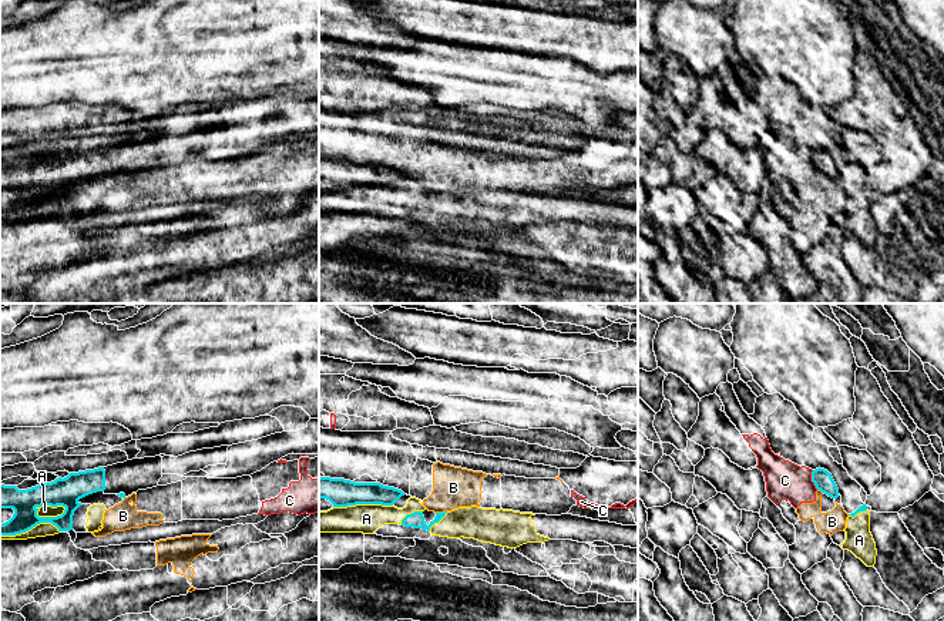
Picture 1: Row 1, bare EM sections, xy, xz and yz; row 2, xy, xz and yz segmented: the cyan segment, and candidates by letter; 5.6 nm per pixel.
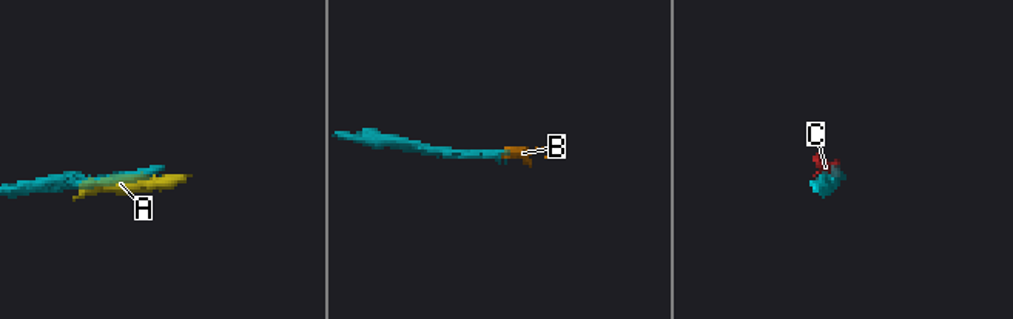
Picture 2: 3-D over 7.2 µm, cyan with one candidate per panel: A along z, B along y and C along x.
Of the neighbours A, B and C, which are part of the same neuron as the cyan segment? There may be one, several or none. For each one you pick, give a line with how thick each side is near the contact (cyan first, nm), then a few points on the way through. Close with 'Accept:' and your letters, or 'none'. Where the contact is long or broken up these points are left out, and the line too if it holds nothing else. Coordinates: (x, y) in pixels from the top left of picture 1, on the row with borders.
Accept: none

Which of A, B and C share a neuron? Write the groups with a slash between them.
A / B / C

